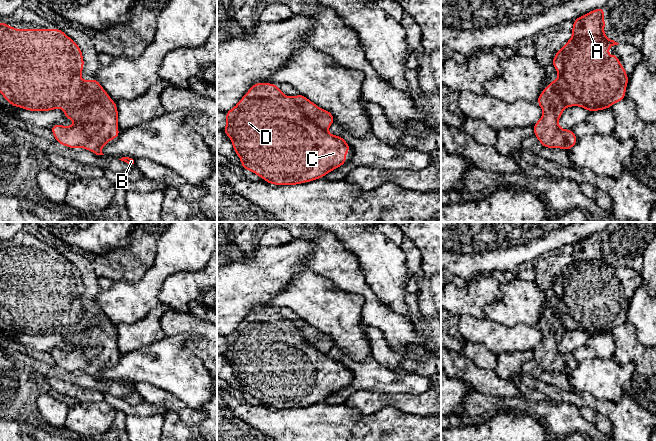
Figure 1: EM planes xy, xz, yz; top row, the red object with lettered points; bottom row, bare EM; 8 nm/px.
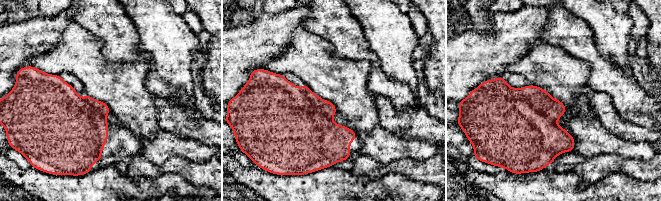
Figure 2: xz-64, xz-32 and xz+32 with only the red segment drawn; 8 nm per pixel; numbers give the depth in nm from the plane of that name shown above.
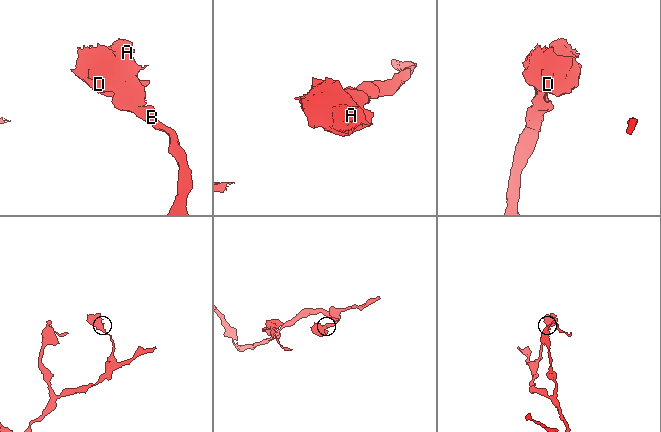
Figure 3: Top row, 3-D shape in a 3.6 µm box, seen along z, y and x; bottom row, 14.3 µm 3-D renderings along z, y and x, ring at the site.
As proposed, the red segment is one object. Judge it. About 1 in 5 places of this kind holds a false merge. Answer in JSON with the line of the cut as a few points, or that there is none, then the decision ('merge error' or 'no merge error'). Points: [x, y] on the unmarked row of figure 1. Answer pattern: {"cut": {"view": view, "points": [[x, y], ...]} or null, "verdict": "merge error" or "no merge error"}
{"cut": {"view": "xz", "points": [[292, 321], [293, 325], [308, 342], [326, 354]]}, "verdict": "merge error"}

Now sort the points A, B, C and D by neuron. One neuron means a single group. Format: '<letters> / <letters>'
A C D / B

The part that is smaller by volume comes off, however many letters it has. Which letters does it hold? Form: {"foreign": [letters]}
{"foreign": ["A", "C", "D"]}

